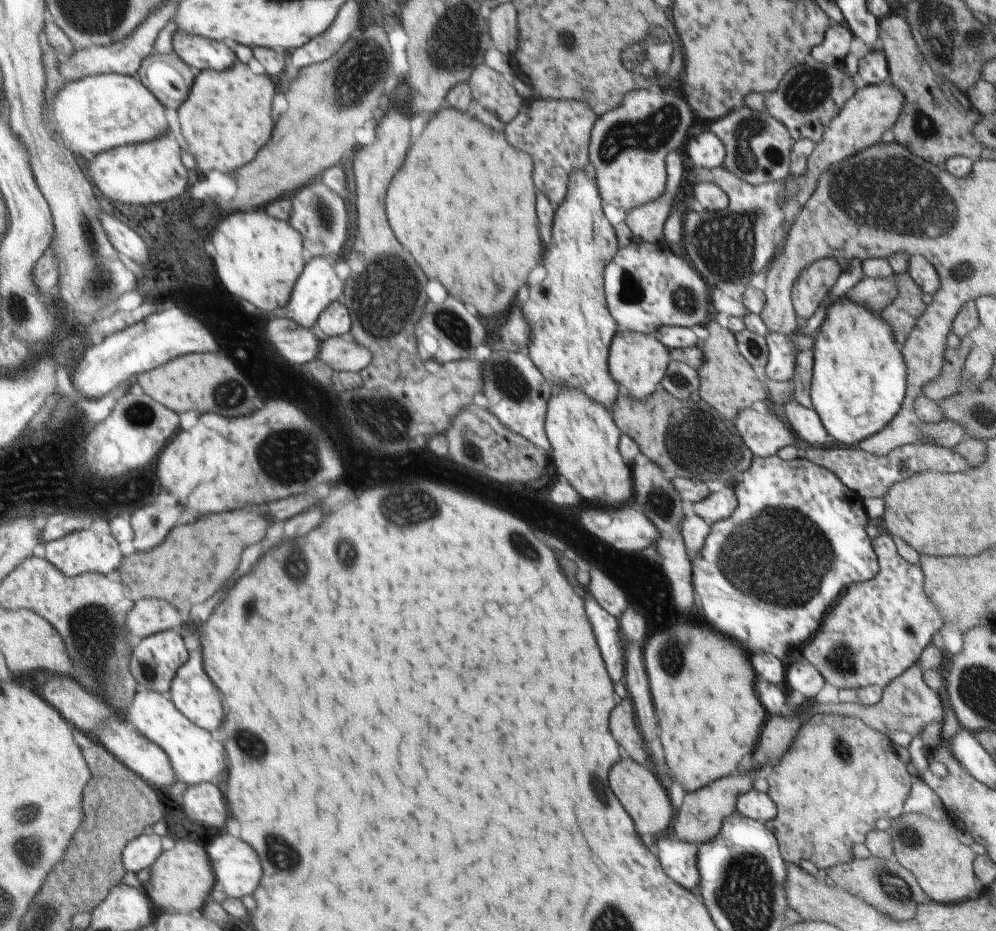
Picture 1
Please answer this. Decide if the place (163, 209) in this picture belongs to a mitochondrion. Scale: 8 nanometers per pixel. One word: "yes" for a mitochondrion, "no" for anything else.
no

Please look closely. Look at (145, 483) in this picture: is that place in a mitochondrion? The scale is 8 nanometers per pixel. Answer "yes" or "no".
no

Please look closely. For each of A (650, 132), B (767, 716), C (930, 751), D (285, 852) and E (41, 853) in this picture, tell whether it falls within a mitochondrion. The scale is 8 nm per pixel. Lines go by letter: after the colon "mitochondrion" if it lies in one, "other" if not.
A: mitochondrion
B: other
C: other
D: mitochondrion
E: mitochondrion

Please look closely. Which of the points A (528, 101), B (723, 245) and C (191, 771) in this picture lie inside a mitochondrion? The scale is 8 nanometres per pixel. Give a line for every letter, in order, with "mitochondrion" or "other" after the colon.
A: other
B: mitochondrion
C: other

